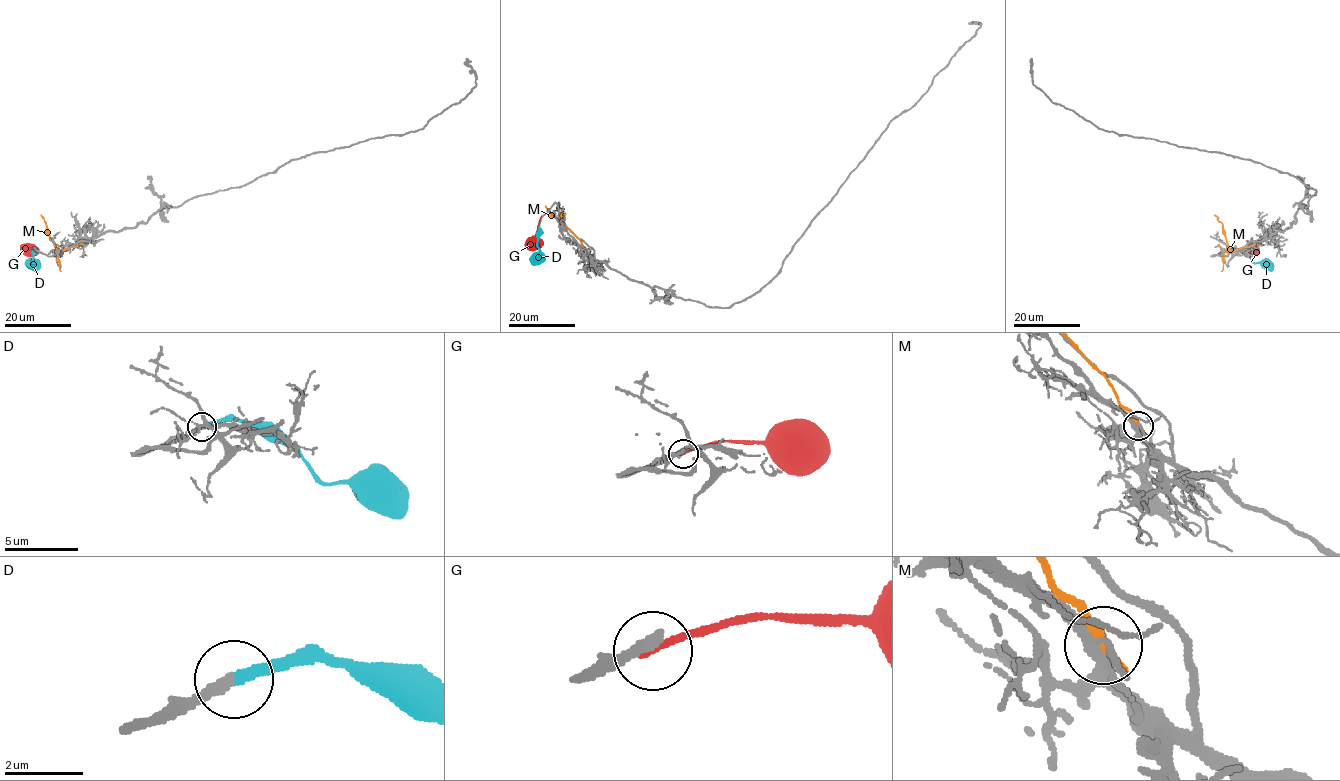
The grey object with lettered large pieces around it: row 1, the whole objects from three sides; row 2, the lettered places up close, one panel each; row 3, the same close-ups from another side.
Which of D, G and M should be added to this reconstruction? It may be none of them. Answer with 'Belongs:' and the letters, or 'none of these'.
Belongs: D

